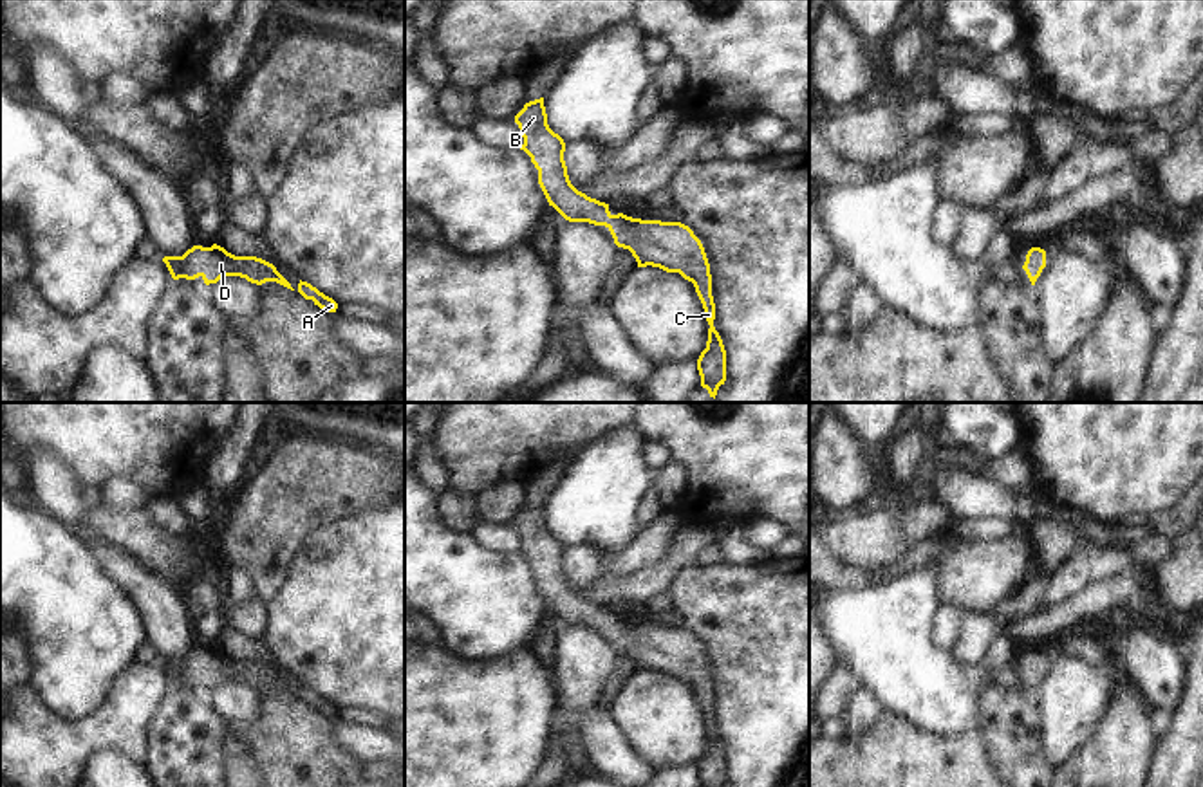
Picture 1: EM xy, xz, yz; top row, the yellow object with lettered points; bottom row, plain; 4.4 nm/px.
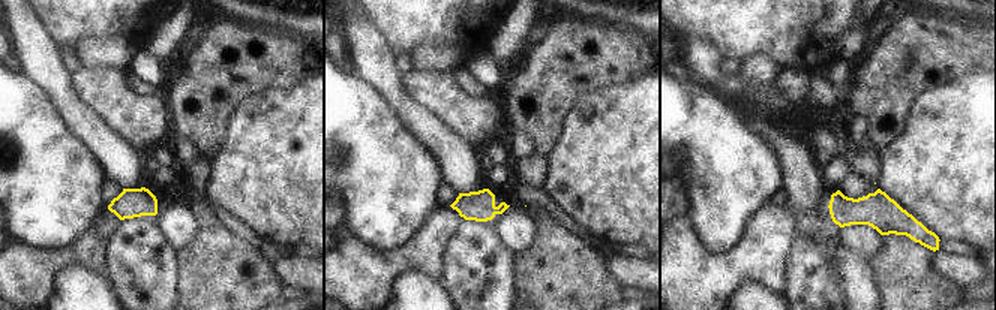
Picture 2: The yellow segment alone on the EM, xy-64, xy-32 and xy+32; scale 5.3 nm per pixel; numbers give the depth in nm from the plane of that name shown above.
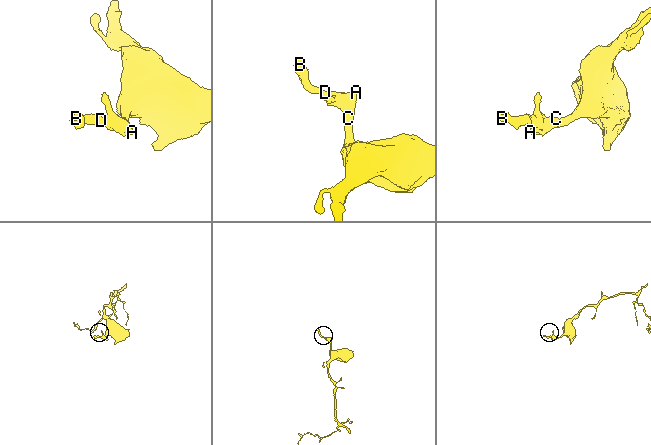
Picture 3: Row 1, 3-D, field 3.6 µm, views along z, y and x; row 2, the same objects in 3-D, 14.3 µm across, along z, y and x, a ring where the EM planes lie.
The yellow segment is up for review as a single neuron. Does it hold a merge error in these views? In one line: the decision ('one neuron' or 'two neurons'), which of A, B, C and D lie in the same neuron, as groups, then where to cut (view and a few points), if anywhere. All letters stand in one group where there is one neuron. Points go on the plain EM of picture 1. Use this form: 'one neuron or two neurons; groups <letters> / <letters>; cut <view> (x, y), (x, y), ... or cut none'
one neuron; groups A B C D; cut none

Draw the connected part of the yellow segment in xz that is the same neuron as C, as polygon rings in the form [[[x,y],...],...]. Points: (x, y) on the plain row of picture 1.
[[[544,502],[529,505],[515,520],[524,554],[538,574],[538,588],[549,606],[569,626],[605,630],[618,652],[629,653],[638,671],[659,671],[679,677],[692,686],[710,729],[706,753],[697,764],[701,787],[726,785],[726,755],[713,731],[710,668],[701,644],[681,626],[641,625],[623,617],[612,619],[609,608],[578,596],[567,579],[565,547],[547,529]]]

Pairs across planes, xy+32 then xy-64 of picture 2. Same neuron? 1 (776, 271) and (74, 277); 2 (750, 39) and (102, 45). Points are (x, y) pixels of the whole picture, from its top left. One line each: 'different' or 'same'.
1: different
2: different

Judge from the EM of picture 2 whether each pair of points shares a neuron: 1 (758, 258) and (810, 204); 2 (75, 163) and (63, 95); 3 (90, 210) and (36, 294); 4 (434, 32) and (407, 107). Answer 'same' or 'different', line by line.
1: different
2: different
3: different
4: different

